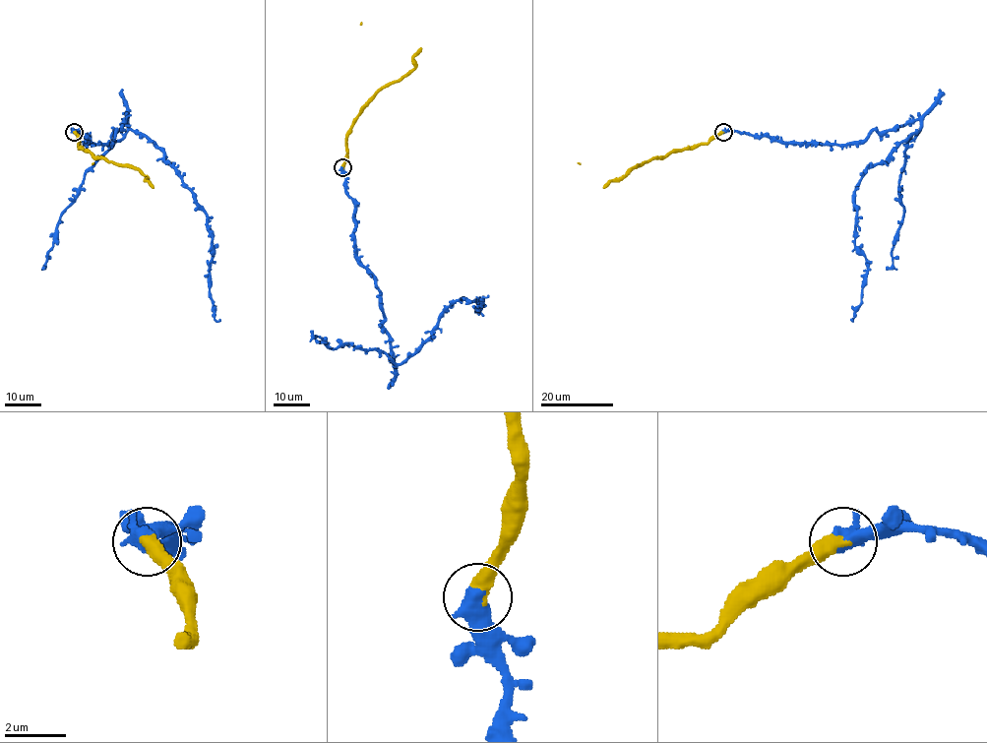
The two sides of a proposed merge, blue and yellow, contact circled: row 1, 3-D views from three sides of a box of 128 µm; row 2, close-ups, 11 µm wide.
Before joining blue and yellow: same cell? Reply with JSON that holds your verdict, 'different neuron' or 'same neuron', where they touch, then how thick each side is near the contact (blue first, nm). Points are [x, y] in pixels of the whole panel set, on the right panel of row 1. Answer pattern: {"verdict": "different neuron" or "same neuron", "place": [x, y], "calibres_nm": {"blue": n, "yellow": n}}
{"verdict": "different neuron", "place": [723, 132], "calibres_nm": {"blue": 700, "yellow": 500}}

